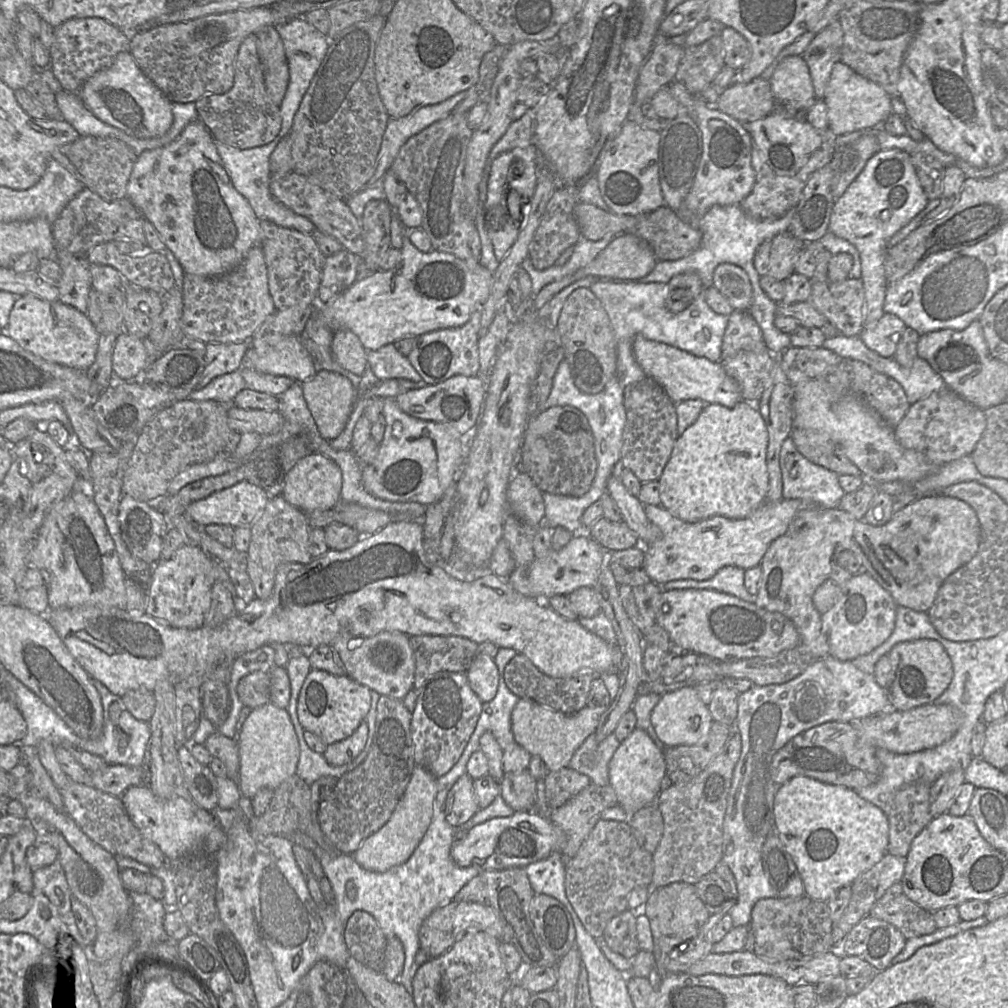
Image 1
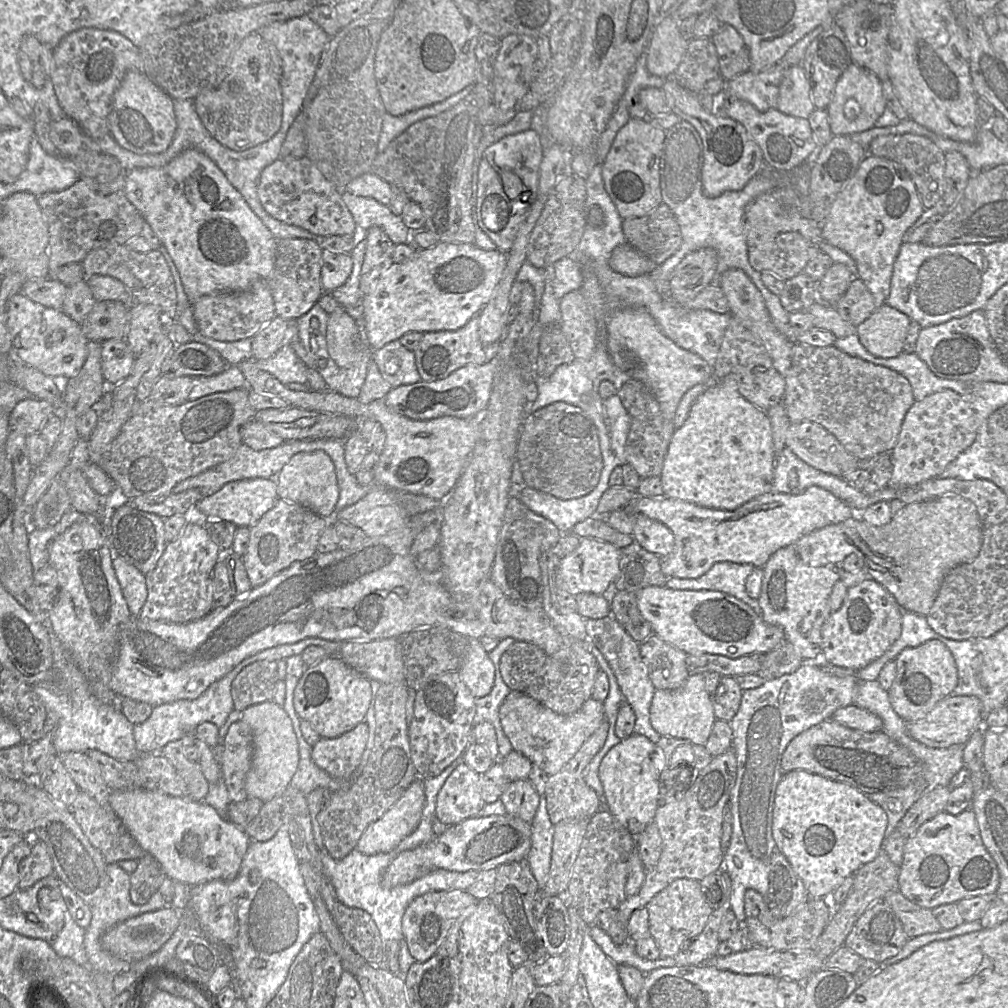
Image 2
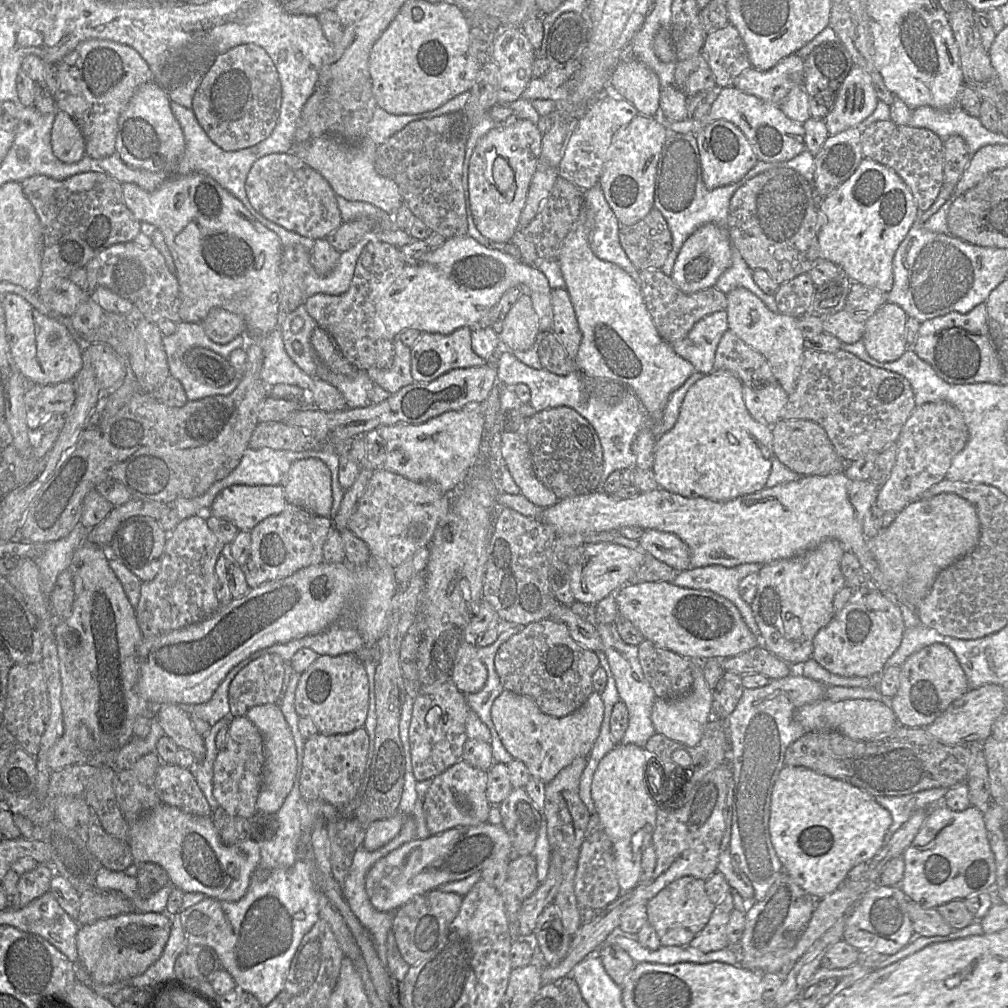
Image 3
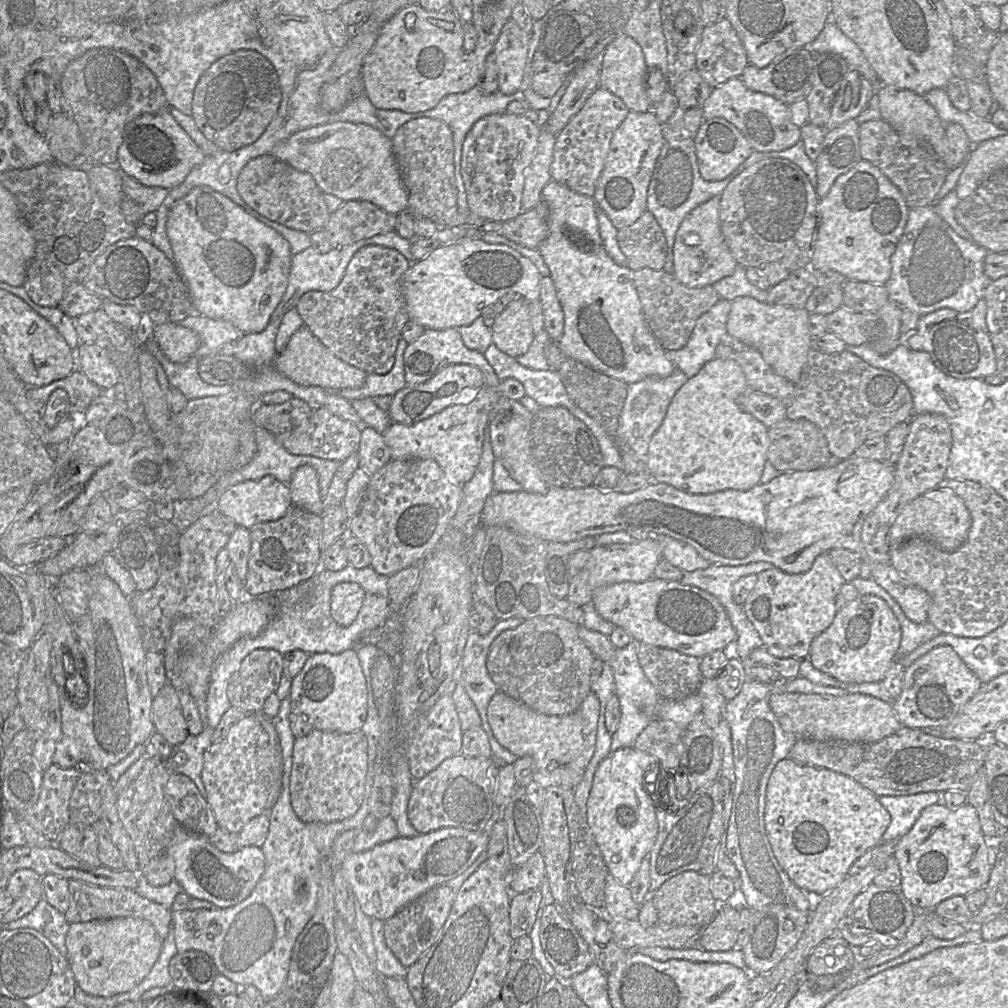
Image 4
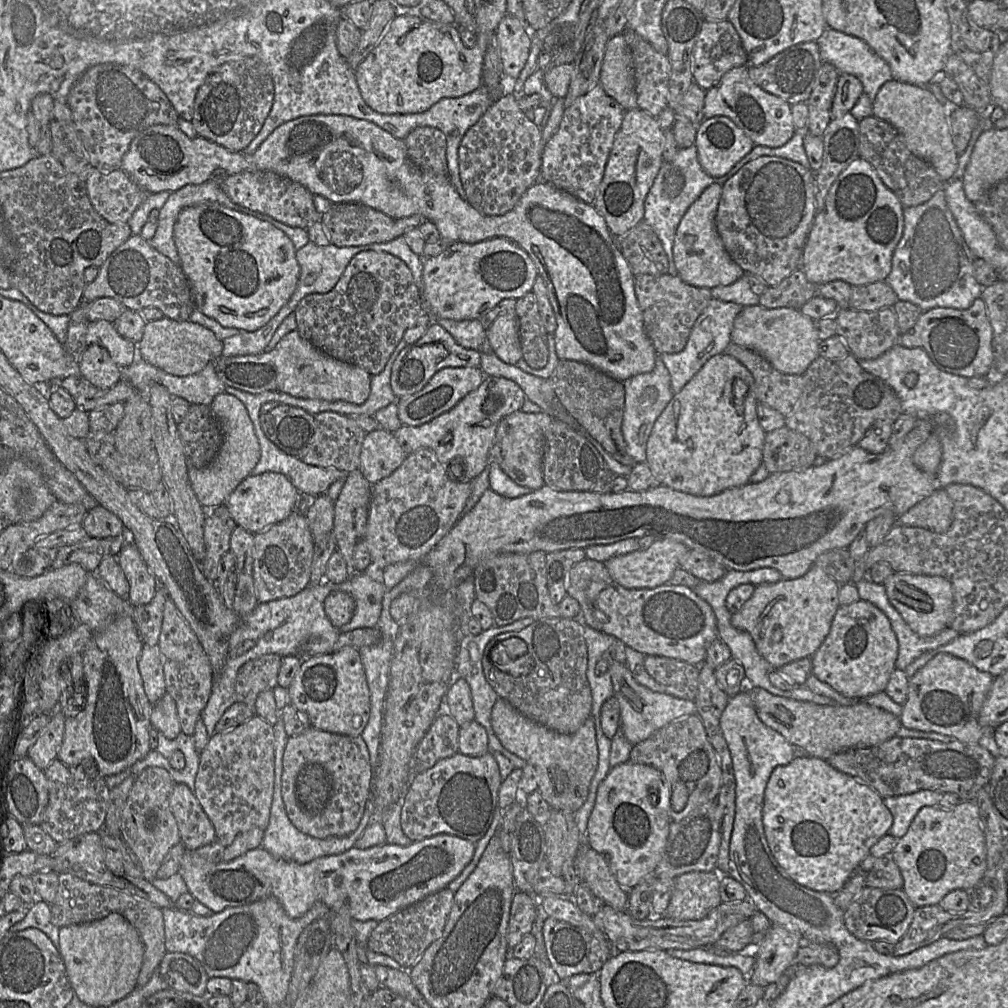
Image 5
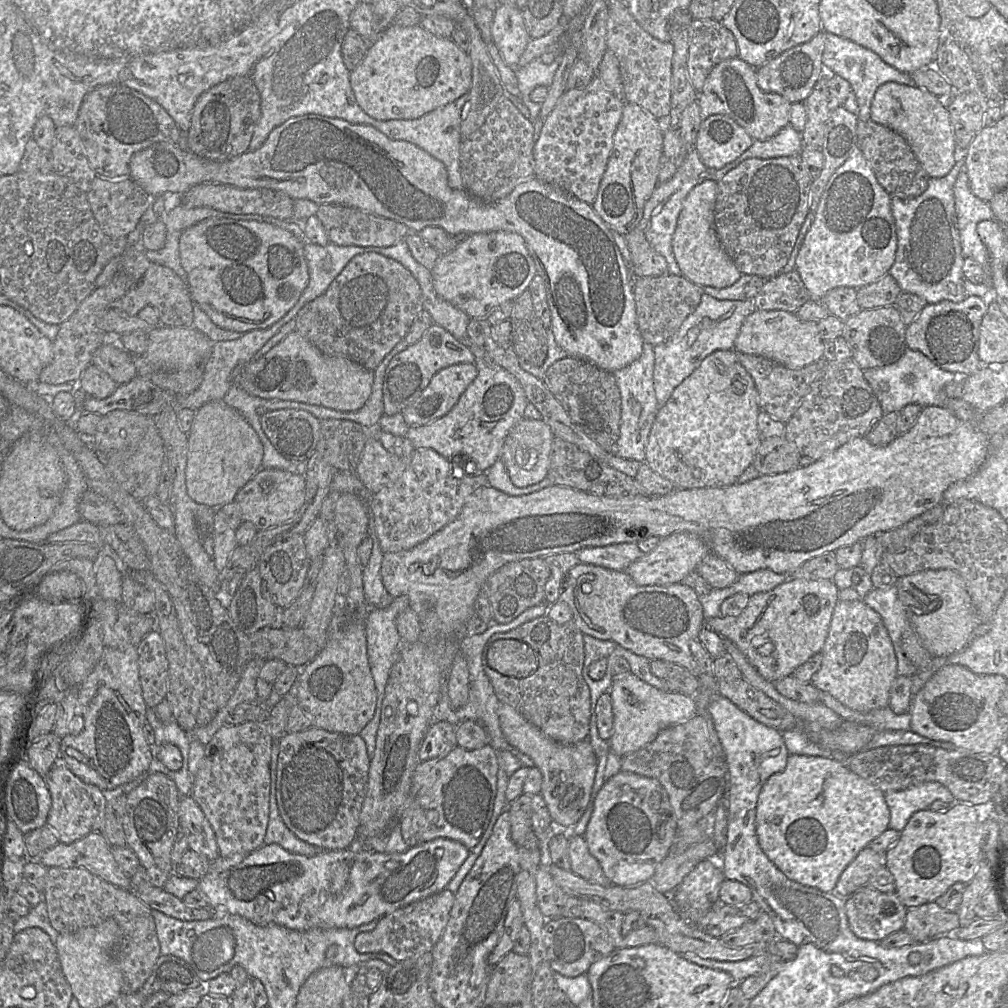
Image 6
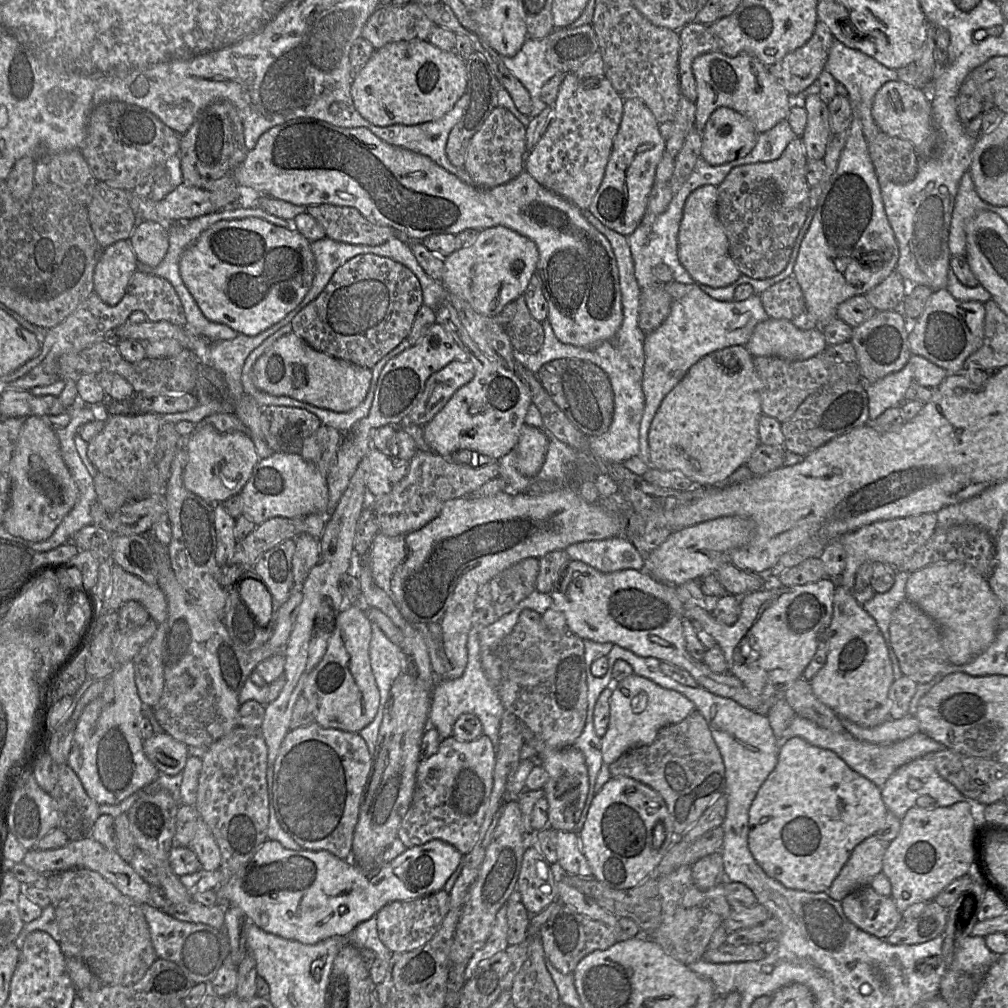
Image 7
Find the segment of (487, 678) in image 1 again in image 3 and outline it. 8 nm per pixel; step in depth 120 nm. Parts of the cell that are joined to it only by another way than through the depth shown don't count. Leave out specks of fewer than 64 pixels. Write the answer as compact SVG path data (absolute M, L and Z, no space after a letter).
M470 641L461 645L451 673L451 680L464 695L479 692L487 680L487 669L477 655L477 647Z

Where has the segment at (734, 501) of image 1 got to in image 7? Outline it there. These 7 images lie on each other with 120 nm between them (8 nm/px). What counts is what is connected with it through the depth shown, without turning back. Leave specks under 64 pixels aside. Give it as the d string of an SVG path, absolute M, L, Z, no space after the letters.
M744 345L730 346L714 351L703 357L691 366L683 379L665 396L657 410L648 432L648 445L650 454L650 468L661 471L679 473L691 480L695 487L716 487L726 485L728 478L741 466L746 465L751 455L760 444L758 425L763 415L762 405L762 381L753 363L754 357Z

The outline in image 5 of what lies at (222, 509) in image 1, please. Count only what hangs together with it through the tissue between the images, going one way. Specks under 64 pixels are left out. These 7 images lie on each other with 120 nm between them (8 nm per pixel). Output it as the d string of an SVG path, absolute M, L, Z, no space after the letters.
M265 472L245 478L228 497L225 505L238 526L257 534L292 514L299 504L299 496L300 493L286 476Z

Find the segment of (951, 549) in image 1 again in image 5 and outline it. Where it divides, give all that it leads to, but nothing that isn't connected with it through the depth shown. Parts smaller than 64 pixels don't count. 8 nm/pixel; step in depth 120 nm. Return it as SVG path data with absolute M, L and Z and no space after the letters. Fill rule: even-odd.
M939 488L897 517L895 524L921 527L937 533L944 533L952 524L953 507L953 501L945 489ZM814 564L799 578L783 578L776 583L755 586L751 597L737 612L731 614L731 624L751 635L759 654L772 669L779 669L802 658L811 658L828 635L834 615L840 607L838 600L840 586L838 582Z

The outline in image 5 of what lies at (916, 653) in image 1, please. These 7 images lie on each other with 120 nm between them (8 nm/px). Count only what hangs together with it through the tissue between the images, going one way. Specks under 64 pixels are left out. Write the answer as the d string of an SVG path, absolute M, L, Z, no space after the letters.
M938 653L909 678L908 696L899 717L902 726L923 732L950 736L963 743L979 744L984 734L995 728L983 728L978 721L983 703L995 677L979 671L969 662L948 653Z

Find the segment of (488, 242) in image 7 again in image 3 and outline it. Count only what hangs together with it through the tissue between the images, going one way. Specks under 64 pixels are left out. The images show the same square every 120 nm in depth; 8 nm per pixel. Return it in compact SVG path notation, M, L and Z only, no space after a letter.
M469 235L446 239L442 246L431 249L417 264L406 264L380 298L376 304L376 312L380 318L380 336L394 340L409 328L419 329L422 333L439 334L450 334L461 327L470 327L471 331L479 329L478 322L485 313L494 308L508 289L515 286L522 287L522 292L523 289L528 291L538 316L540 331L551 331L553 327L552 289L541 270L500 249L483 246Z

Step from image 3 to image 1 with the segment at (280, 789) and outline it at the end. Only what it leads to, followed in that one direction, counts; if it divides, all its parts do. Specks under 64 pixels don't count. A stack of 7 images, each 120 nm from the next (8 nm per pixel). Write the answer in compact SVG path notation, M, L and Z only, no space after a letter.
M268 702L252 709L237 736L240 773L238 785L243 796L252 798L261 788L275 790L296 773L299 743L286 708Z

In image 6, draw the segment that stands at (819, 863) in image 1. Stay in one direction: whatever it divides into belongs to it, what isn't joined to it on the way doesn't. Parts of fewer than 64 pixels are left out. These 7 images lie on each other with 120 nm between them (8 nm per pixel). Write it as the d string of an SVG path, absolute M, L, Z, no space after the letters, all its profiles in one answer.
M790 754L781 772L768 778L756 805L756 834L769 860L790 880L833 893L840 875L859 852L889 828L884 793L853 773L839 759Z

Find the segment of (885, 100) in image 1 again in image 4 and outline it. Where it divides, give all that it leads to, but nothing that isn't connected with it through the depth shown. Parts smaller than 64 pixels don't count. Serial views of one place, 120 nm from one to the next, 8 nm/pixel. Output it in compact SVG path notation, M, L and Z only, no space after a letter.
M849 69L832 104L825 130L856 119L873 95L873 85L860 72Z

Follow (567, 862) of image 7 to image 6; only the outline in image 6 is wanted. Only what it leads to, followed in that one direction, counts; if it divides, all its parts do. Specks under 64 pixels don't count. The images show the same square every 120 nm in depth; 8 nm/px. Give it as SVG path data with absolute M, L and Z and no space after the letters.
M570 835L569 858L571 871L577 876L601 886L613 885L605 876L597 859L589 852L583 836Z

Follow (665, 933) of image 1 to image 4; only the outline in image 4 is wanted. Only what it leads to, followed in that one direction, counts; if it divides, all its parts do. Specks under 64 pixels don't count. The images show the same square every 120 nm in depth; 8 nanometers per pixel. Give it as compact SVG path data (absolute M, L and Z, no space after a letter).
M686 871L667 880L651 895L658 913L659 923L678 926L705 928L715 917L720 904L710 889L710 876L694 871Z

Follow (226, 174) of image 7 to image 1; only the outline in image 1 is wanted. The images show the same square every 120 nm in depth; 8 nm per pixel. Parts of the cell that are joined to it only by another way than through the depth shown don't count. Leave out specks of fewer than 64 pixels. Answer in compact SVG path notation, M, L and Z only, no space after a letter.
M256 34L247 36L239 46L234 60L234 80L231 88L222 94L205 95L194 102L199 120L209 130L216 142L237 149L251 149L272 142L281 129L281 115L279 107L269 98L265 82L264 71L257 51Z

